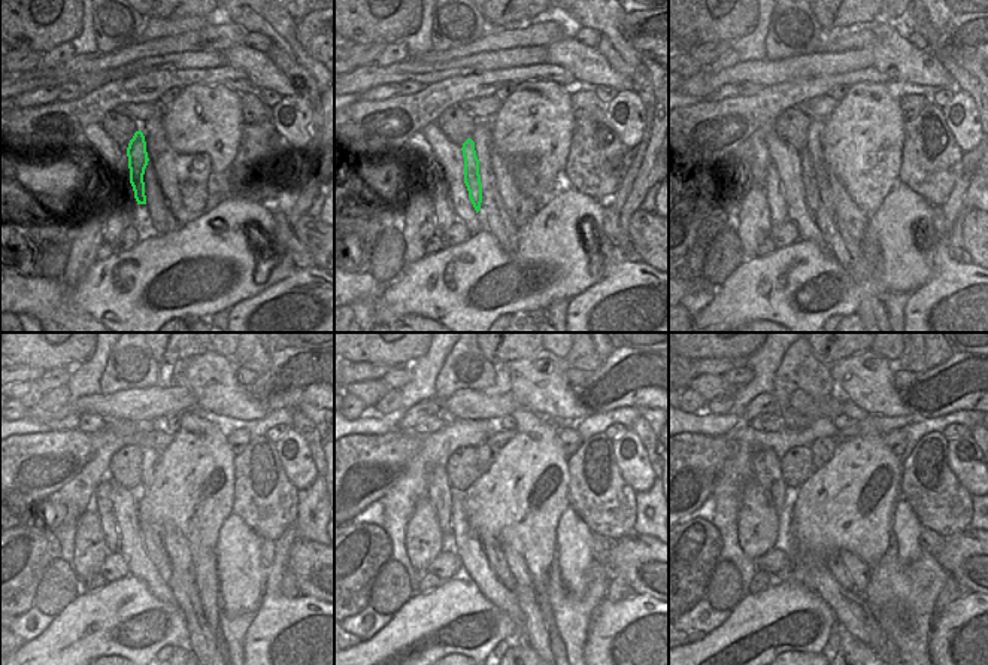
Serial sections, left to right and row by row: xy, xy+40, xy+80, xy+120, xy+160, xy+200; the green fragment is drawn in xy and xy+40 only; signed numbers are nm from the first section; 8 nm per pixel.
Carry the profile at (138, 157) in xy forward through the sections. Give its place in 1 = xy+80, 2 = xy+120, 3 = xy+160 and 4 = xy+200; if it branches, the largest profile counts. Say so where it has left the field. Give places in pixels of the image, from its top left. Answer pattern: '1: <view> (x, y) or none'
1: xy+80 (812, 196)
2: xy+120 (152, 539)
3: xy+160 (493, 550)
4: xy+200 (835, 565)

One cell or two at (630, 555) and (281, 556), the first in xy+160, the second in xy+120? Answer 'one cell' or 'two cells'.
two cells

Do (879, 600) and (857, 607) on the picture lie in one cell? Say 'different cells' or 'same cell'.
different cells

